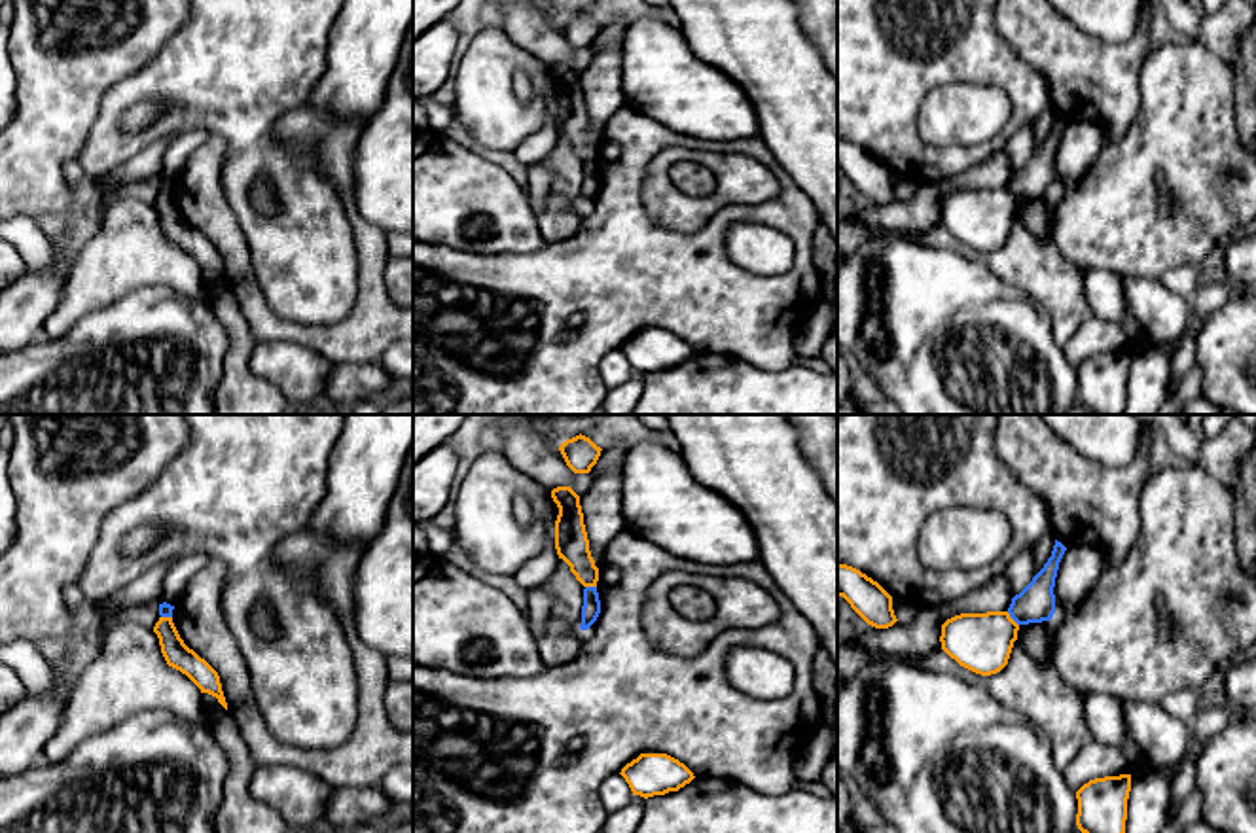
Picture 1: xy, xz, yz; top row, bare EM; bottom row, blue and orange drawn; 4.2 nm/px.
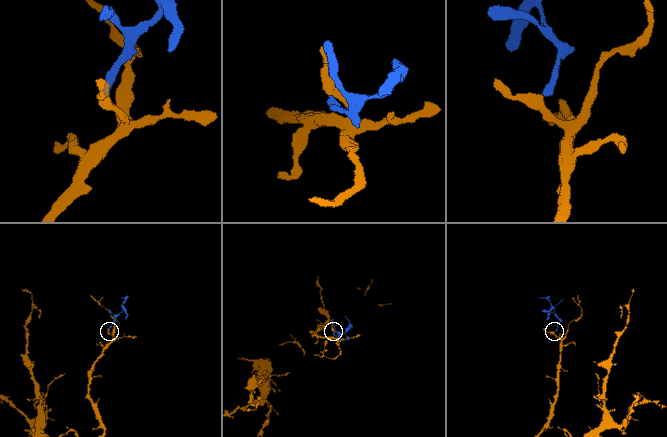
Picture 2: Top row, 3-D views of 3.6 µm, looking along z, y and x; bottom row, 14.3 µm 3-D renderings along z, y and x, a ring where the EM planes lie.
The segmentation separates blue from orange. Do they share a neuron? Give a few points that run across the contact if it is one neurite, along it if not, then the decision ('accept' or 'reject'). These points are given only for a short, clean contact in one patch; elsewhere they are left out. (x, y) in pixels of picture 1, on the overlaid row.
line yz (1006, 612), (1018, 625); reject

